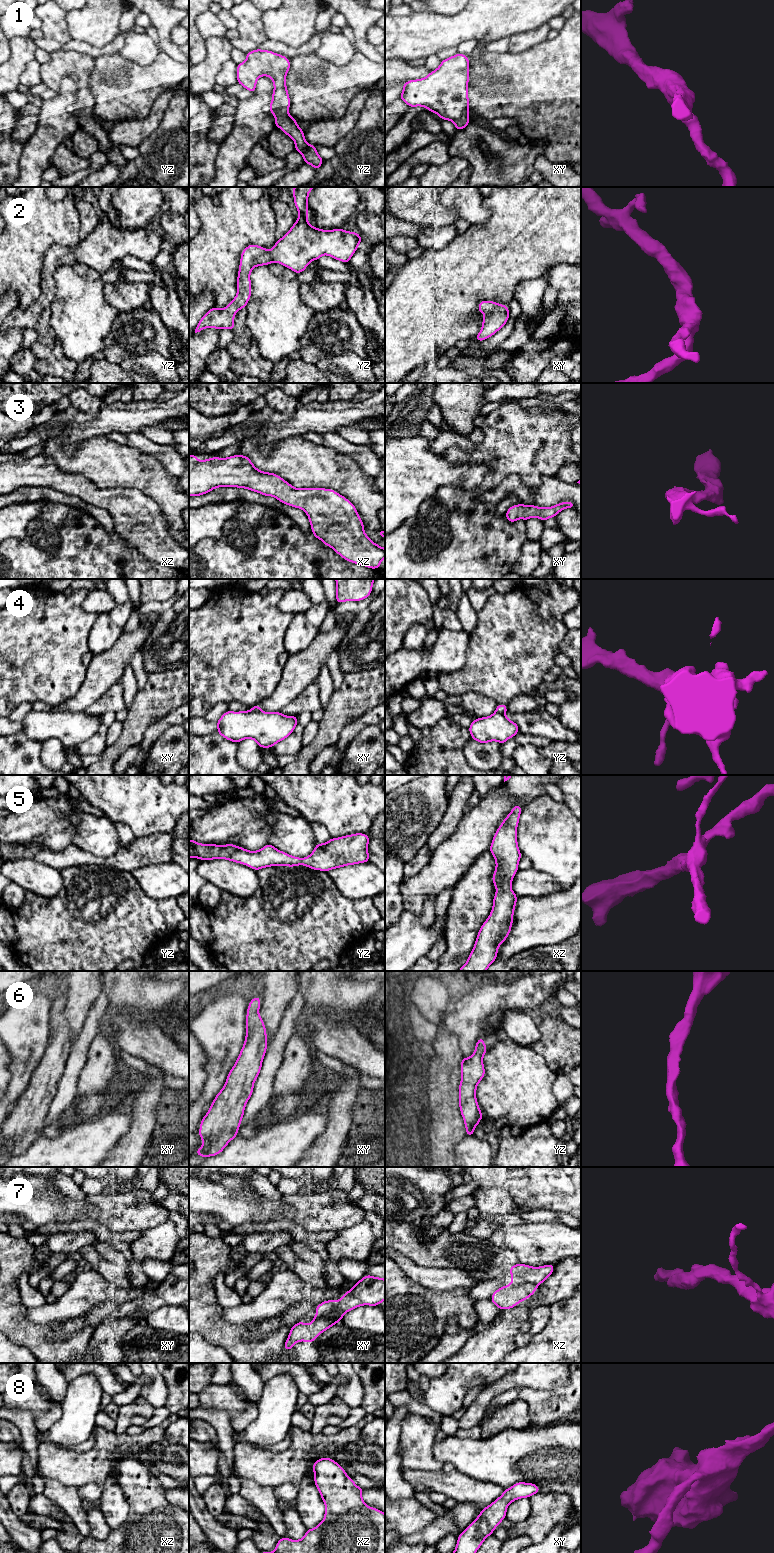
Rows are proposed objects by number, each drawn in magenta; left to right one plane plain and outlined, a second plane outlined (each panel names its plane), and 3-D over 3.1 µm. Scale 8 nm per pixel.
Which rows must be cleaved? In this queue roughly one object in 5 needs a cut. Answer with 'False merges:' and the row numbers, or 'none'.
False merges: 4, 7

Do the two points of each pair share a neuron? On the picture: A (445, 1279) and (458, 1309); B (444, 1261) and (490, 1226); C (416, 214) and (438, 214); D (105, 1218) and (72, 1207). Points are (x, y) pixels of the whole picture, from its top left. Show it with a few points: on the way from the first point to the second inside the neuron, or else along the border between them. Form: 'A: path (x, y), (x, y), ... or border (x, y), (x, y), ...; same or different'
A: border (427, 1287), (433, 1289), (469, 1288); different
B: border (467, 1232), (475, 1237), (486, 1240); different
C: path (421, 214), (433, 214); same
D: border (95, 1203), (99, 1210), (98, 1220); different

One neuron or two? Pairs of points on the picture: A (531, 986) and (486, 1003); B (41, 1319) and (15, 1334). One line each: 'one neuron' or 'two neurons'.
A: one neuron
B: two neurons

